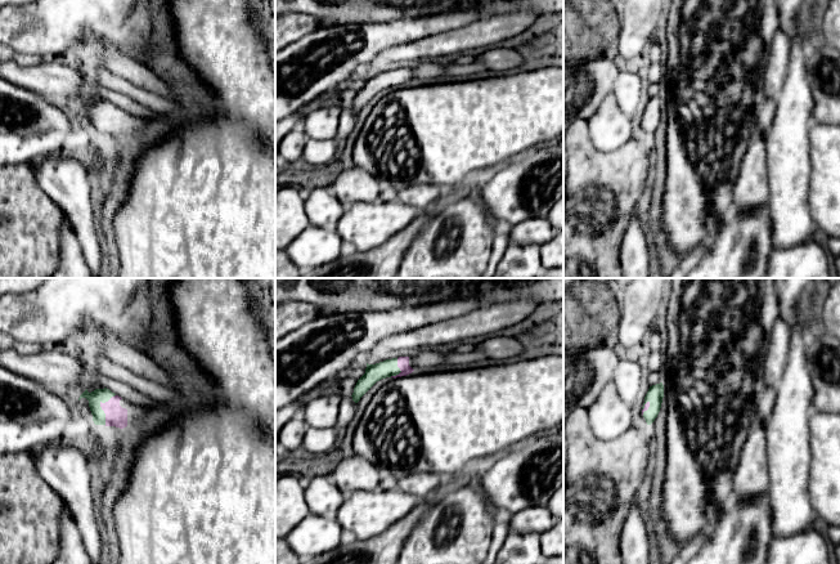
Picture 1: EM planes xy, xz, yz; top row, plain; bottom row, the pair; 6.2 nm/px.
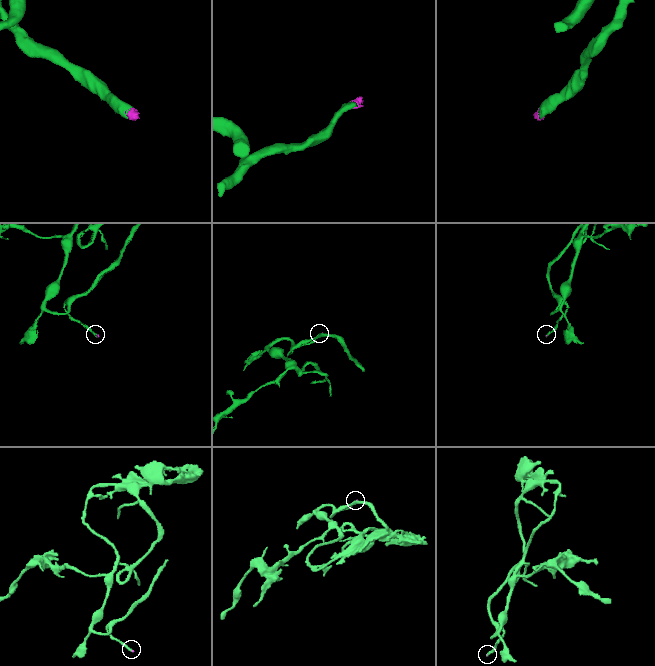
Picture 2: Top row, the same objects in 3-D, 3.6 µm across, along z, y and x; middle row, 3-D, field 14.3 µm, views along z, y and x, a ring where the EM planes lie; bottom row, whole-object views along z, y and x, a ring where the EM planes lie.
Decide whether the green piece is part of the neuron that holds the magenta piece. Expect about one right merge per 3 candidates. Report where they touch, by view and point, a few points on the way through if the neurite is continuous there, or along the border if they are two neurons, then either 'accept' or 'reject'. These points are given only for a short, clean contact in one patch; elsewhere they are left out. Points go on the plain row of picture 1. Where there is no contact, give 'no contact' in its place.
xy (100, 117) | across xy (116, 128), (100, 117), (98, 107) | accept

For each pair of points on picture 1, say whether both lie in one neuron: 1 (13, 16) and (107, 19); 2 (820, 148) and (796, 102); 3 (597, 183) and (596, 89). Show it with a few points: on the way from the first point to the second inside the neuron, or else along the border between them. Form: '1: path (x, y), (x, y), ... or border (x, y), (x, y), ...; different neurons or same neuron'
1: path (36, 19), (84, 19); same neuron
2: border (814, 121), (811, 126), (811, 160); different neurons
3: border (576, 117), (585, 120); different neurons

